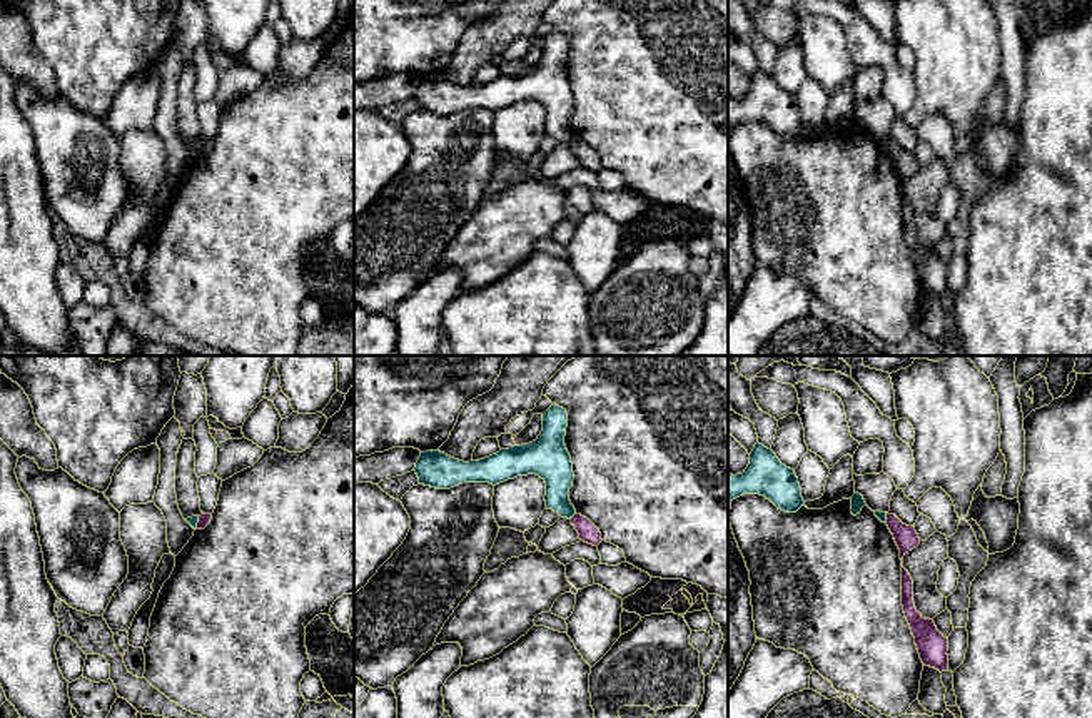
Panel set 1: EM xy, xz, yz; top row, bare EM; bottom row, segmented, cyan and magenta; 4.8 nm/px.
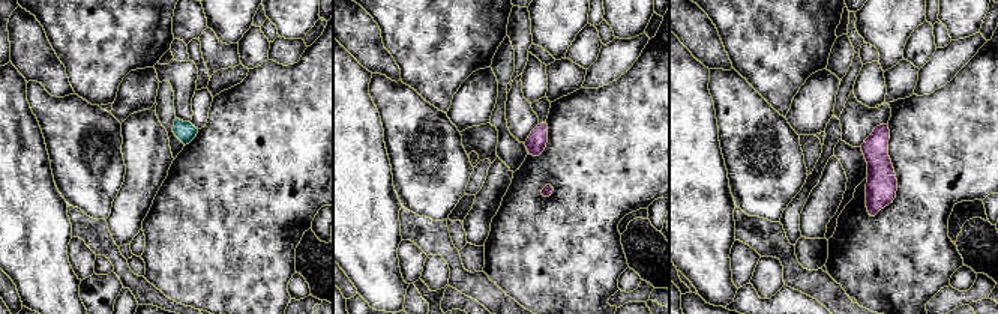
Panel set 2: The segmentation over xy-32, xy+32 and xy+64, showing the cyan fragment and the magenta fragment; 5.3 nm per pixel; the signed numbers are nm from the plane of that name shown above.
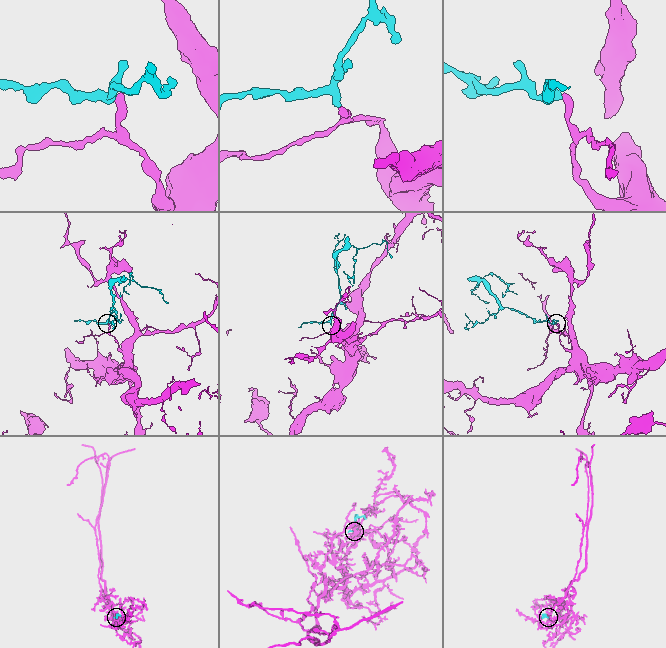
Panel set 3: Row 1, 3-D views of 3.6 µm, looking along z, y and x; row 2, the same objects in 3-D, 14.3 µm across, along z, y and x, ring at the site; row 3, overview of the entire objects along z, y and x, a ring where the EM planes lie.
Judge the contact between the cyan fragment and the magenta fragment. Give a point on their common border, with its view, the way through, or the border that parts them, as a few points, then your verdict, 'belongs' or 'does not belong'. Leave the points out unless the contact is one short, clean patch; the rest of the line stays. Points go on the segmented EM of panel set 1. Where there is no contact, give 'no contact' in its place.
meets cyan in xz at (571, 516); border along xz (575, 513), (568, 518); does not belong

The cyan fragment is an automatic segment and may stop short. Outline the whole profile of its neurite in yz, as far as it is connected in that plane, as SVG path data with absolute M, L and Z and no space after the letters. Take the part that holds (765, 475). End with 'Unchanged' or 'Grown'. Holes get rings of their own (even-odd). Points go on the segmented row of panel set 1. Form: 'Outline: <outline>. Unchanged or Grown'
Outline: M756 442L743 474L728 474L728 501L743 494L760 494L785 513L796 513L803 504L795 469L780 463L776 454Z. Unchanged

